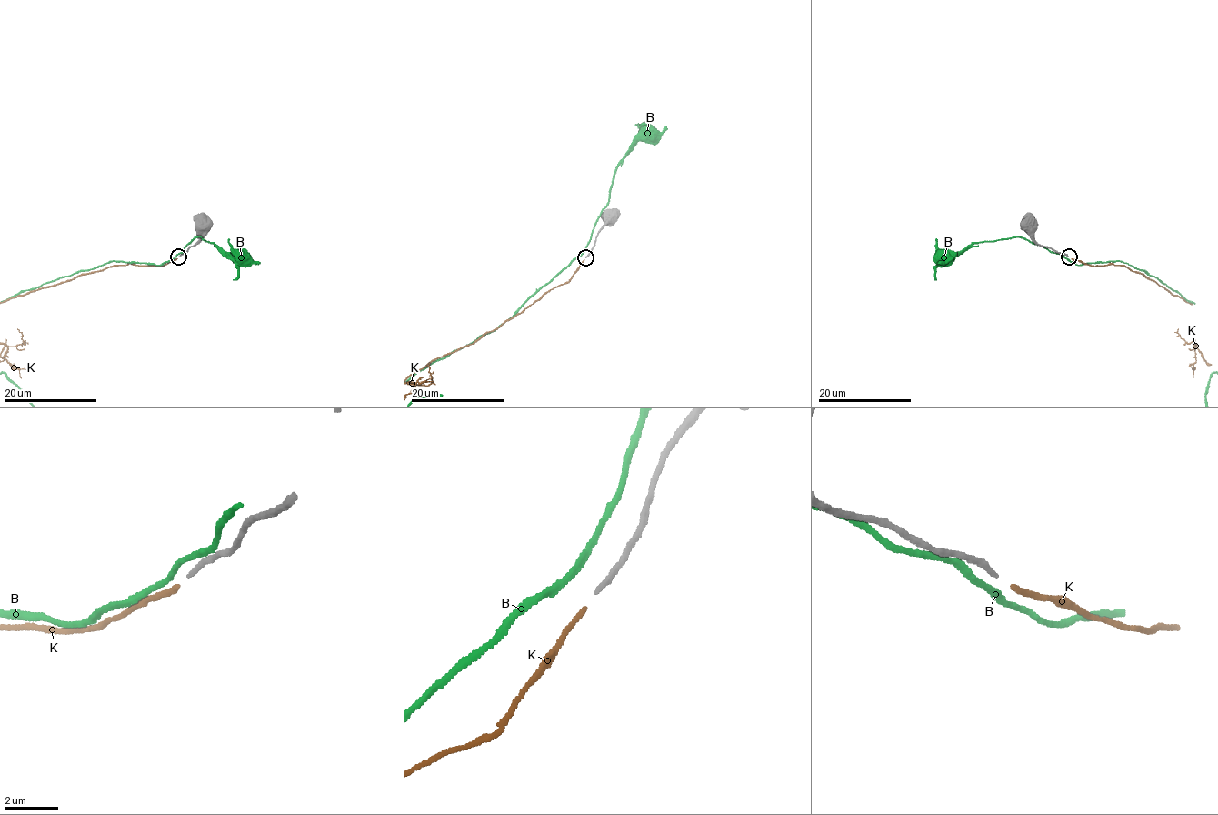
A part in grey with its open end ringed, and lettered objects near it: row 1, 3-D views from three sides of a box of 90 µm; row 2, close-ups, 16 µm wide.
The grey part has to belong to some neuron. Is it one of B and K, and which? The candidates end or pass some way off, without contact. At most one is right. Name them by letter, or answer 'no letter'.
no letter

